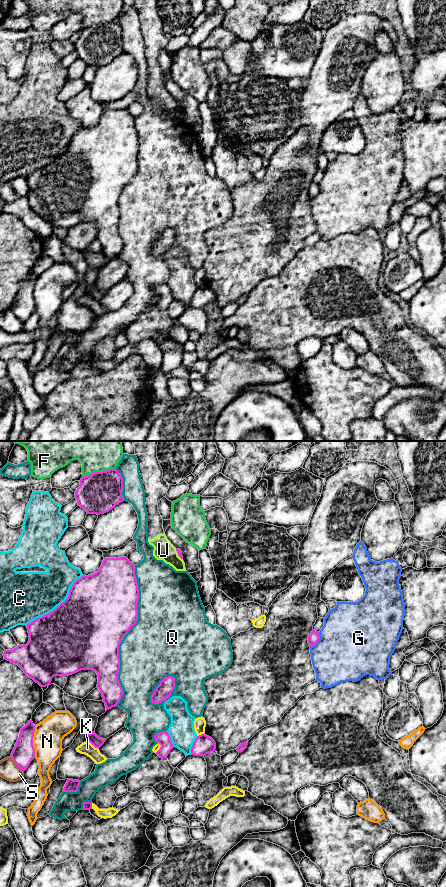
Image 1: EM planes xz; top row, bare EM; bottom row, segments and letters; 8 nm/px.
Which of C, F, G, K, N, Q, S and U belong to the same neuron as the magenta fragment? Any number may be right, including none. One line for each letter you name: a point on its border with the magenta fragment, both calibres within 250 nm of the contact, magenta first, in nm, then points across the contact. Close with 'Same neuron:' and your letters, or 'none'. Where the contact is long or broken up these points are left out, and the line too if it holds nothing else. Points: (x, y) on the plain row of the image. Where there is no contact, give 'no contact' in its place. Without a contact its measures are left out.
Same neuron: none

